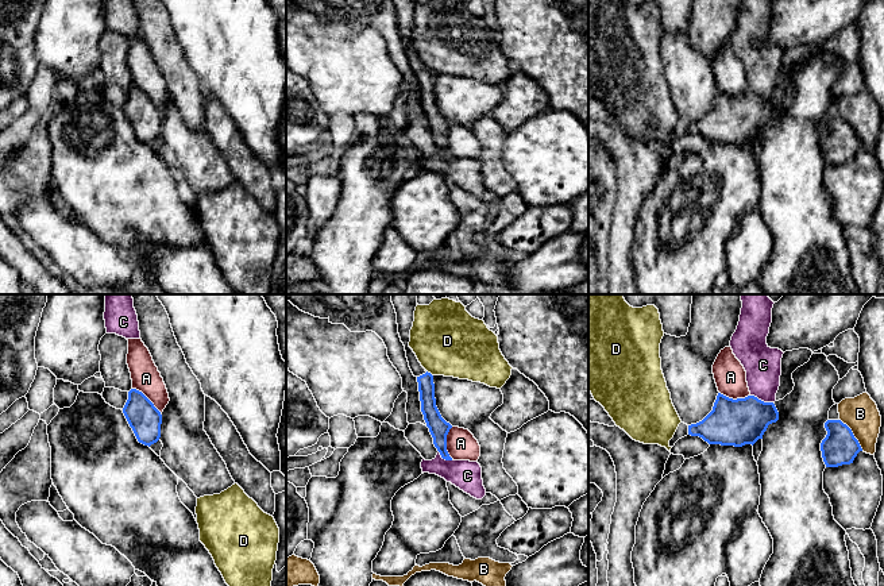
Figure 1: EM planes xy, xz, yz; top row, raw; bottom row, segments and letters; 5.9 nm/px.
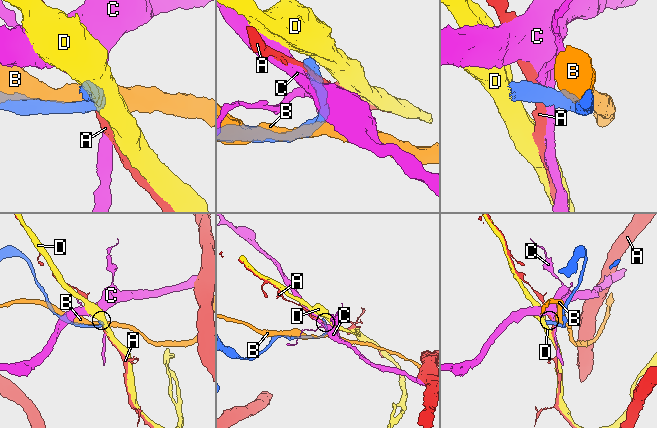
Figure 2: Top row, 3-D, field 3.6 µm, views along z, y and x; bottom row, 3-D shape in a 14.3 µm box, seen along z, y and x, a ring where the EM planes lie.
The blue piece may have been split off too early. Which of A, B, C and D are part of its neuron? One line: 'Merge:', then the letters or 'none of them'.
Merge: none of them

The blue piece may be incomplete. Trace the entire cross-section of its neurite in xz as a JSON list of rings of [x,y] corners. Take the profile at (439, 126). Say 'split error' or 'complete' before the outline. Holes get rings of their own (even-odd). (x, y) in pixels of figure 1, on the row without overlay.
split error; [[[393,0],[393,3],[397,11],[398,31],[405,43],[409,65],[418,80],[424,117],[433,135],[433,142],[440,150],[441,155],[445,158],[452,158],[447,149],[447,132],[452,123],[441,115],[436,104],[433,73],[421,63],[416,51],[409,45],[410,27],[413,24],[417,0]]]

